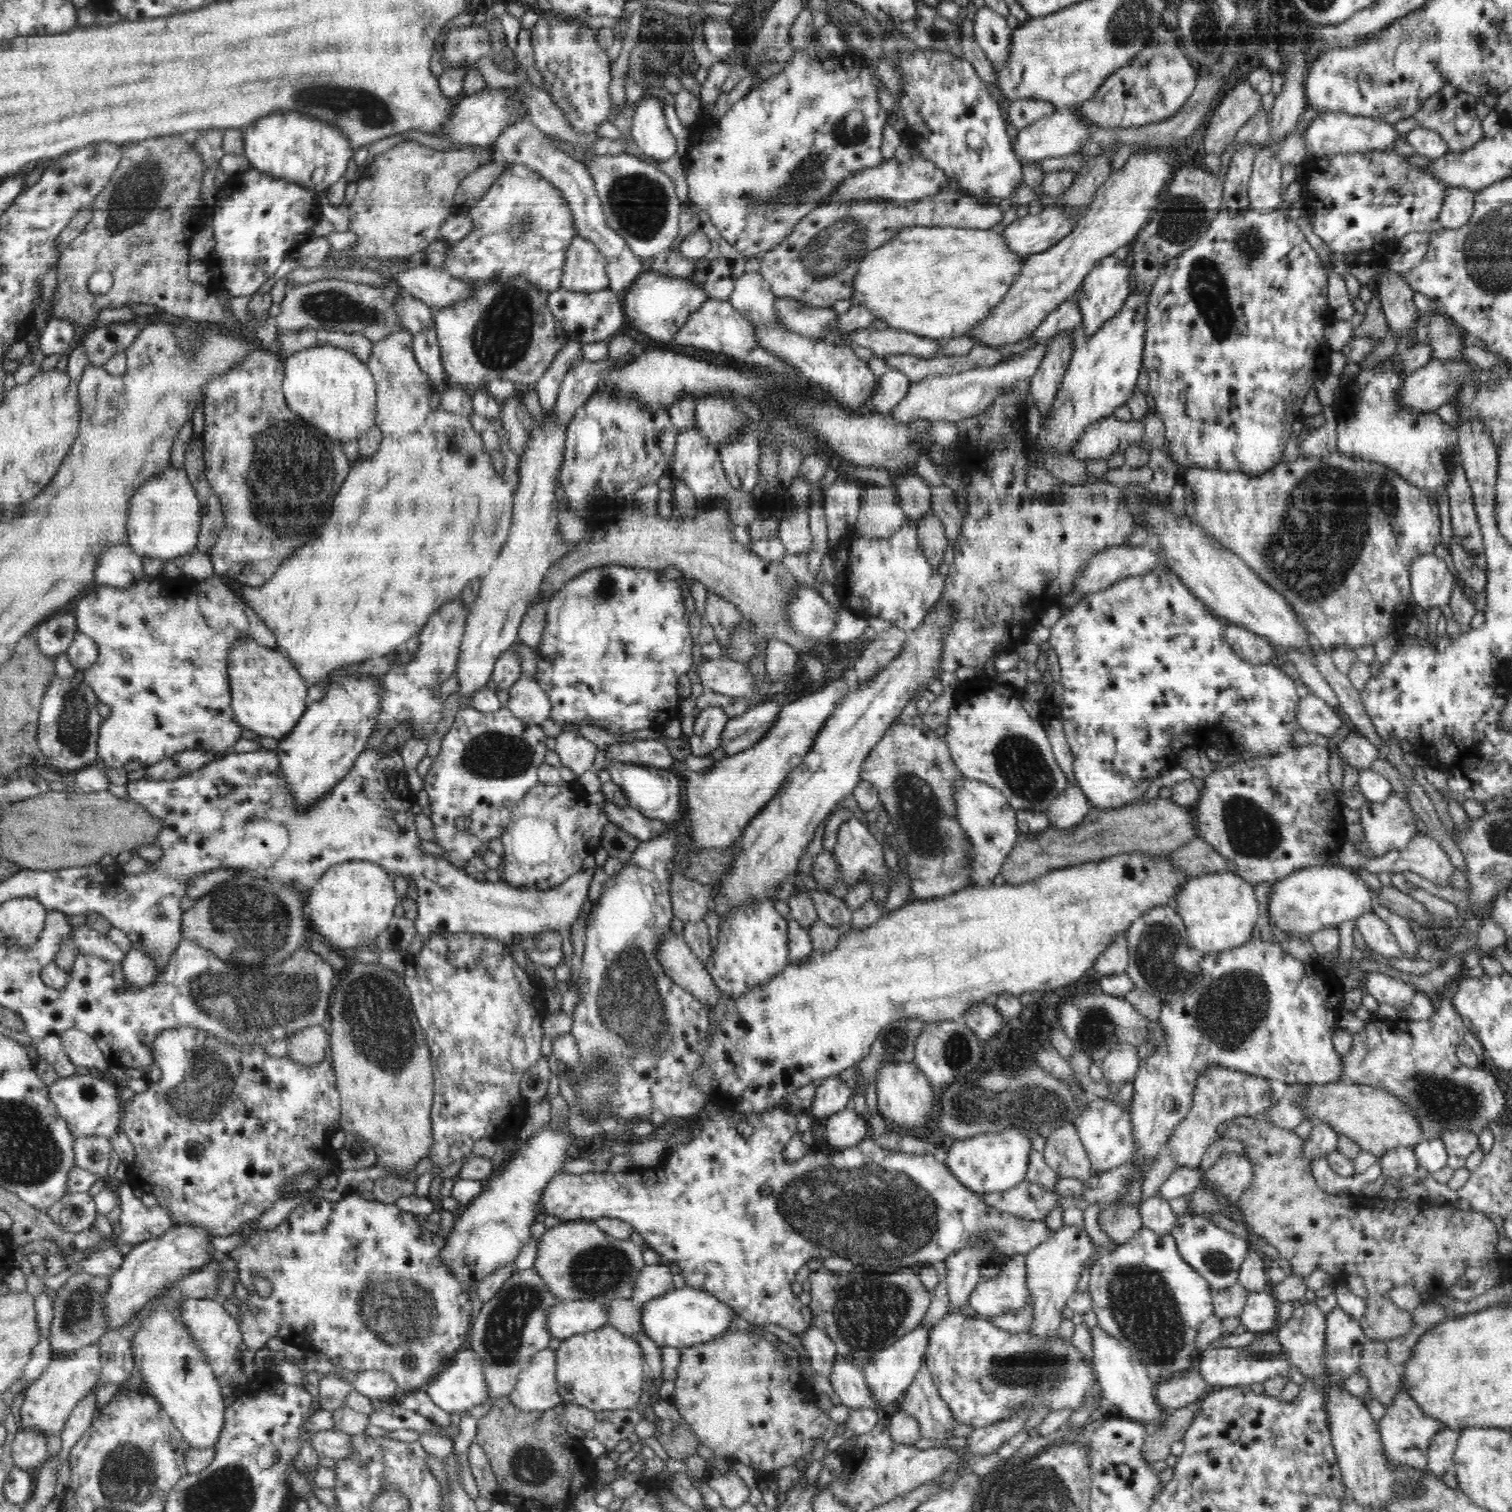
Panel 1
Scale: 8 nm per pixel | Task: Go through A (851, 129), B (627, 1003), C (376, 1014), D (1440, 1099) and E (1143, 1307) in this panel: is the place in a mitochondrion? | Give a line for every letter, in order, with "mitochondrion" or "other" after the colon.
A: mitochondrion
B: mitochondrion
C: mitochondrion
D: mitochondrion
E: mitochondrion

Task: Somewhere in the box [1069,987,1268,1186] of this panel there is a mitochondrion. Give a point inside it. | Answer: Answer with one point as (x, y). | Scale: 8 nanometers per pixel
(1096, 1026)

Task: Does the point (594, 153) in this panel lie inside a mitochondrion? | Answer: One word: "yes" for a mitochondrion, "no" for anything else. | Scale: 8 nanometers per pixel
no

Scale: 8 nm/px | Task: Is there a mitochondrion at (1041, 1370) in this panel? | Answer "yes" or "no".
yes

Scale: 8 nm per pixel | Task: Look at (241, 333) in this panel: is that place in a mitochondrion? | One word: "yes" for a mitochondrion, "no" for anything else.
no

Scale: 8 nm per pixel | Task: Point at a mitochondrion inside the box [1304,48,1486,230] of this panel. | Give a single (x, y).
(1365, 71)

